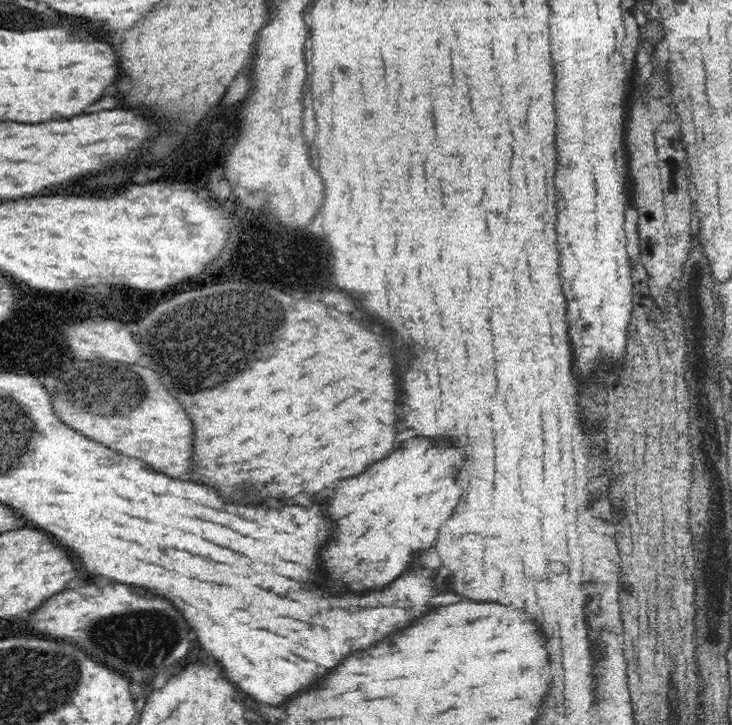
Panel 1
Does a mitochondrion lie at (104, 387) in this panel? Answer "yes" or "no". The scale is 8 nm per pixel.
yes

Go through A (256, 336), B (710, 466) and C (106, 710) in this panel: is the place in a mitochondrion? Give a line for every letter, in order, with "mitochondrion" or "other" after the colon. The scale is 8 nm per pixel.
A: mitochondrion
B: other
C: other

